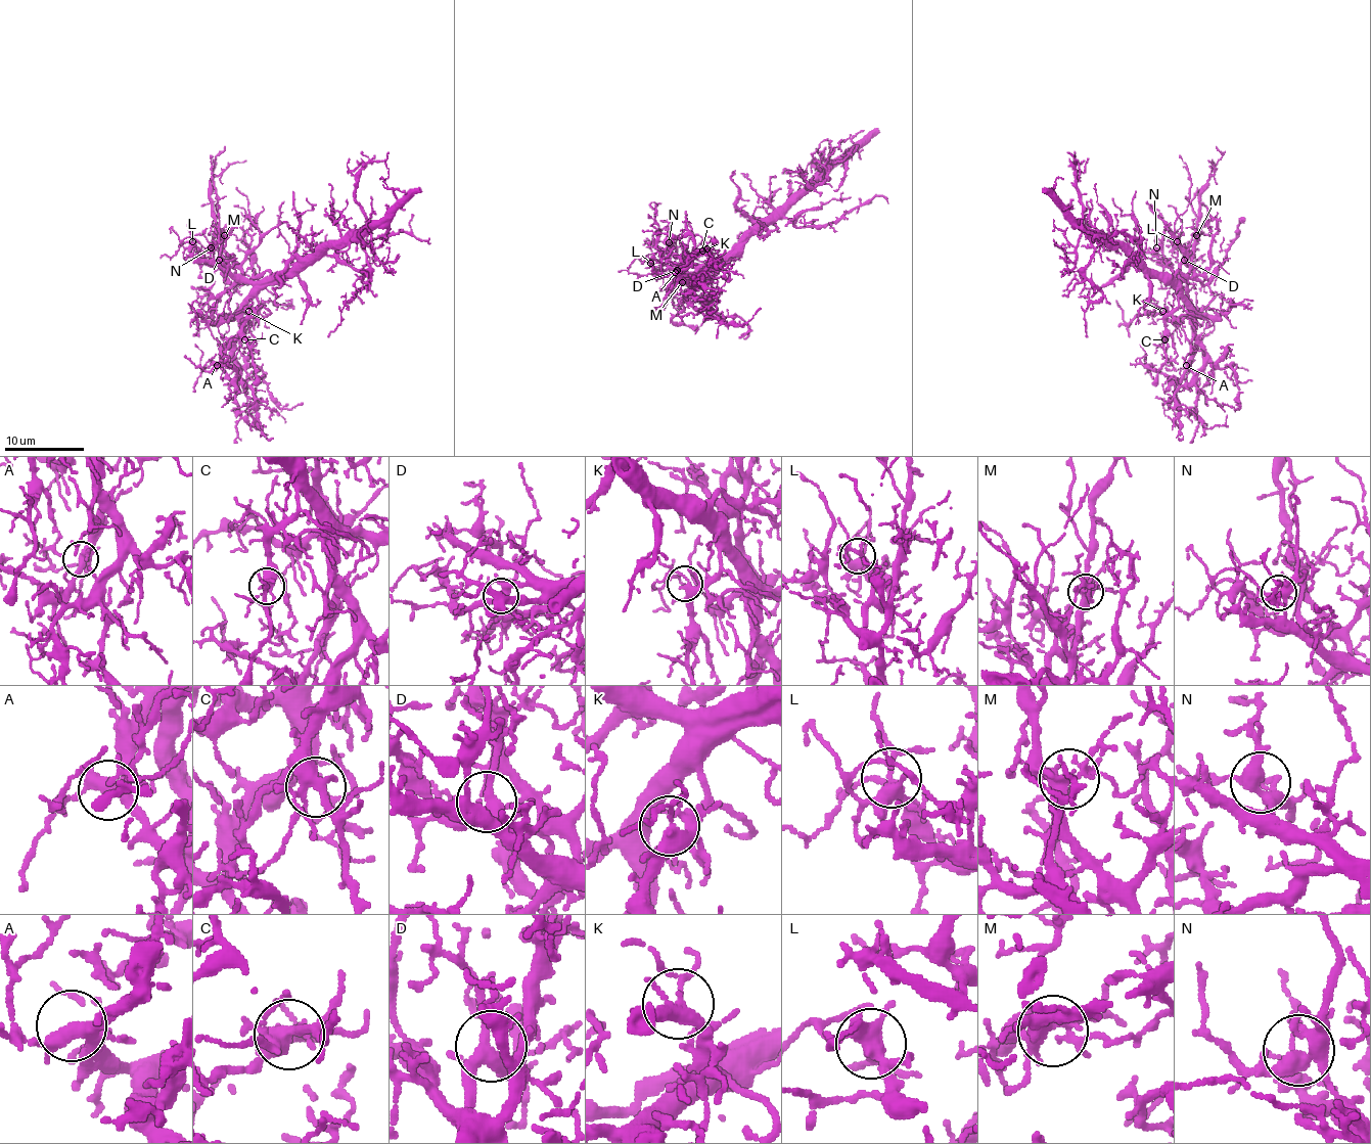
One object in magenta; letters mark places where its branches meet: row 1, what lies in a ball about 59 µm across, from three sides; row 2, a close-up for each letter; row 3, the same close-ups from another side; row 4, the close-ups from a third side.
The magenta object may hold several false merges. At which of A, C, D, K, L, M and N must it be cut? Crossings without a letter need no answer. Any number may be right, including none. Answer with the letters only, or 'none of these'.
none of these

